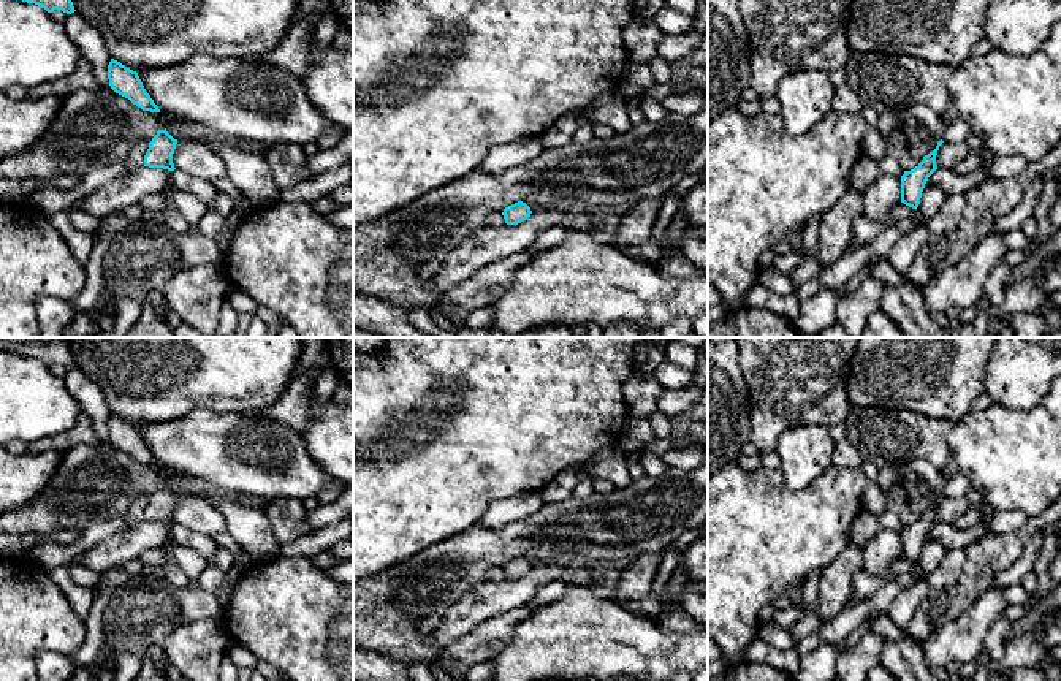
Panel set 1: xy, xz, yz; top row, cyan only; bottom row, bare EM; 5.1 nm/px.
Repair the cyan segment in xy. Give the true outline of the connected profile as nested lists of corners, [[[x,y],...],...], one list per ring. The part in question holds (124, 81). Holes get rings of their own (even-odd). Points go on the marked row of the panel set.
[[[111,59],[108,65],[108,79],[109,79],[111,89],[116,93],[128,98],[133,105],[136,105],[143,111],[160,112],[158,106],[146,92],[136,71]]]

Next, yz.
[[[942,139],[937,141],[937,146],[933,152],[925,155],[914,169],[904,171],[901,176],[901,203],[906,206],[912,209],[918,207],[925,184],[928,177],[937,169],[936,155],[942,143]]]

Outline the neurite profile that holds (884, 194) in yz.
[[[880,174],[865,192],[865,214],[874,220],[882,219],[901,201],[901,179]]]

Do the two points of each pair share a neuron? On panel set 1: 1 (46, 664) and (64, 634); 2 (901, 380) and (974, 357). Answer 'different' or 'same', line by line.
1: different
2: same

